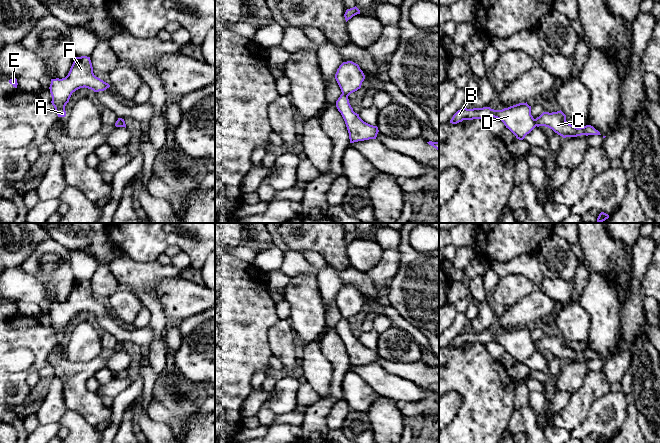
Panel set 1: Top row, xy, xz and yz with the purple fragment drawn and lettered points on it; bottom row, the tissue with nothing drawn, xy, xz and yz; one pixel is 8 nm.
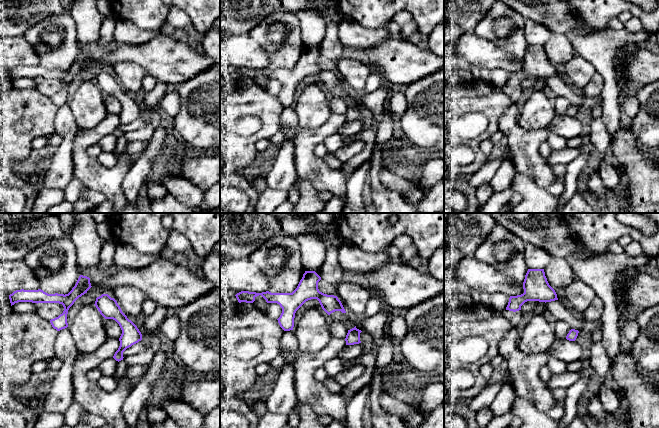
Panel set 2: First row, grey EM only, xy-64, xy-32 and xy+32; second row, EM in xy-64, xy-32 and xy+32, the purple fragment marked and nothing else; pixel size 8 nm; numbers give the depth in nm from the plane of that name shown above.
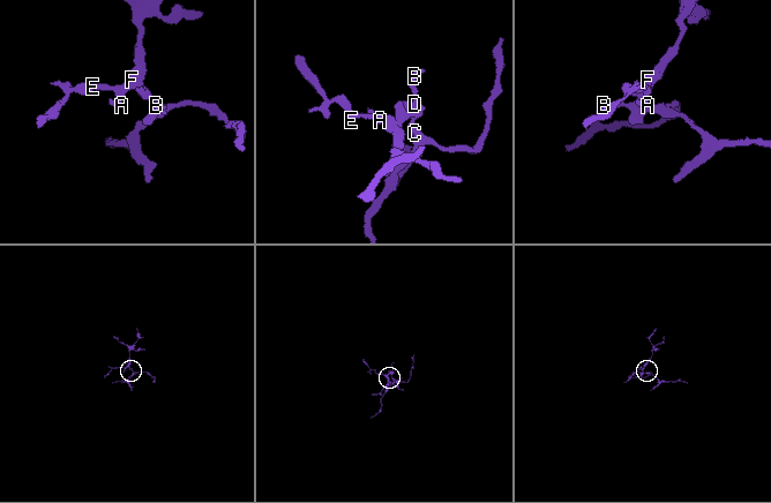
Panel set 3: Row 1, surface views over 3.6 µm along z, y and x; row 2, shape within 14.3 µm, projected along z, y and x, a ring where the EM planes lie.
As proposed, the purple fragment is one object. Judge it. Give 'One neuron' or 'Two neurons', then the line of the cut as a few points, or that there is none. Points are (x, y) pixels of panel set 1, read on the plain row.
Two neurons. Split along yz (534, 343), (536, 349)

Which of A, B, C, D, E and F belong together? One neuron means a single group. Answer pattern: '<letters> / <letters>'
A B D E F / C

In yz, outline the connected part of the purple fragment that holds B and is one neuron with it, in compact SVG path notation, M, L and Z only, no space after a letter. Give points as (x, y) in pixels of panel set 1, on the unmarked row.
M519 327L502 334L494 334L490 331L458 334L450 344L450 347L457 348L463 344L482 343L494 341L501 344L519 364L523 364L535 351L535 343L531 339L531 330L526 327Z

